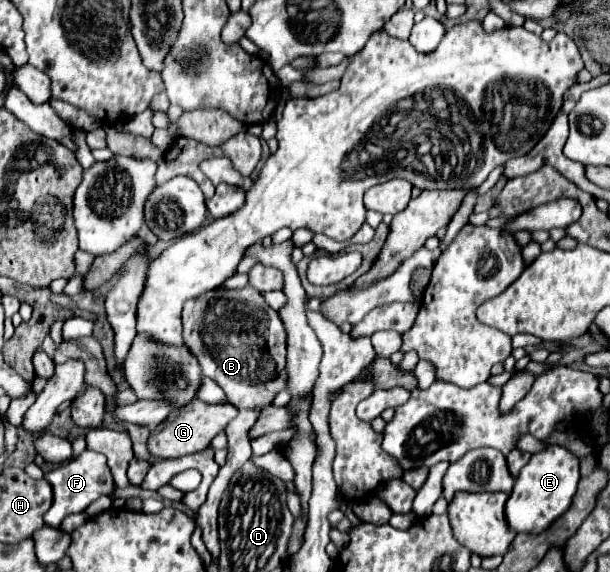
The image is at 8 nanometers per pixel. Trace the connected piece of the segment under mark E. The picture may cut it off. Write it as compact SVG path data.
M549 445L547 449L533 453L529 463L515 479L513 493L507 501L507 521L515 533L541 533L557 517L561 517L577 491L579 483L579 459L561 445Z

